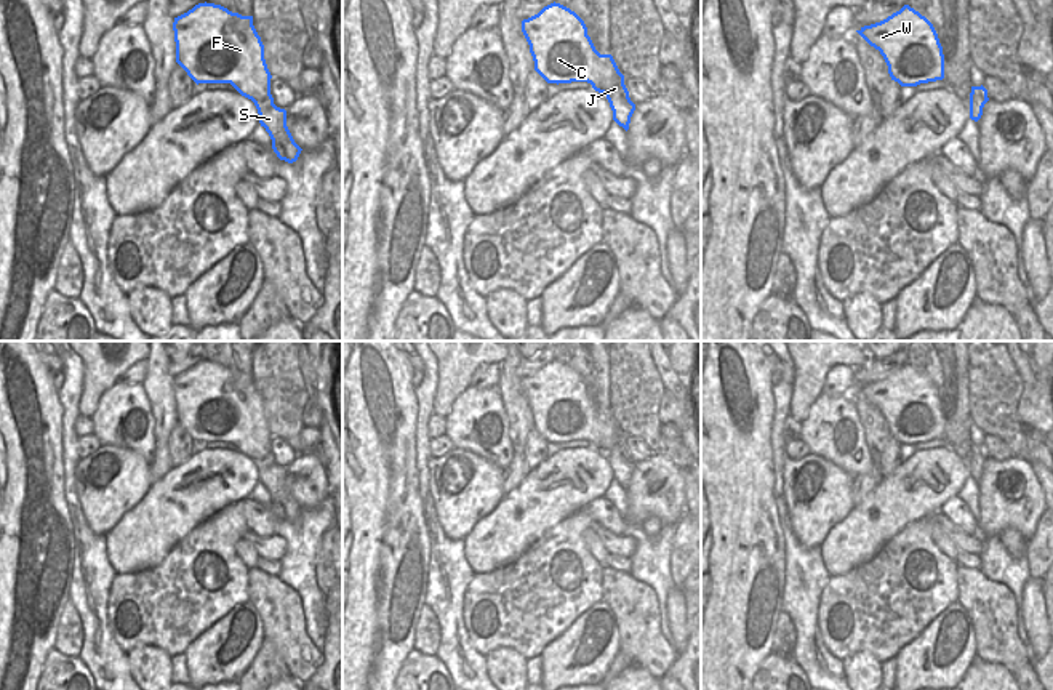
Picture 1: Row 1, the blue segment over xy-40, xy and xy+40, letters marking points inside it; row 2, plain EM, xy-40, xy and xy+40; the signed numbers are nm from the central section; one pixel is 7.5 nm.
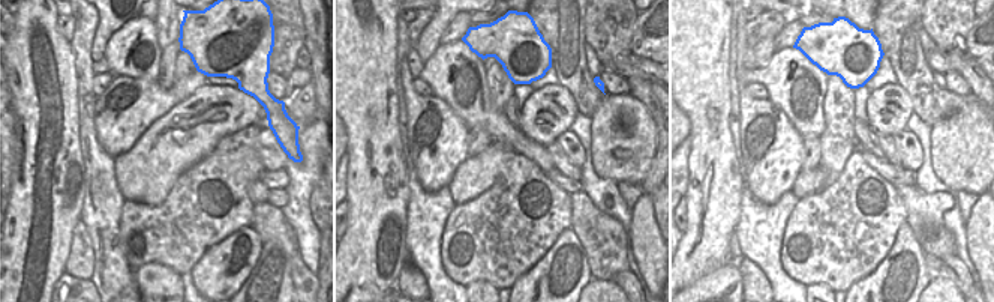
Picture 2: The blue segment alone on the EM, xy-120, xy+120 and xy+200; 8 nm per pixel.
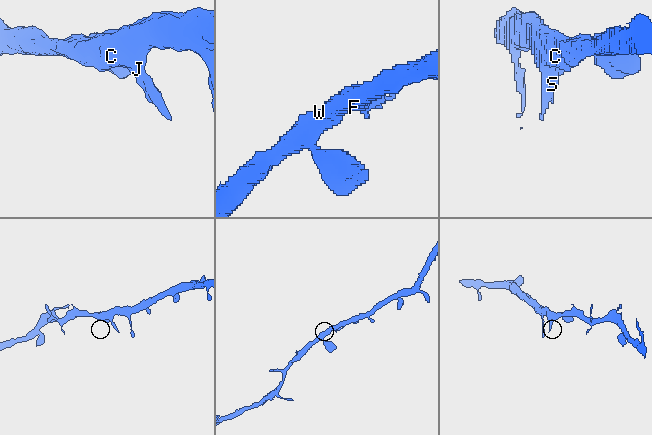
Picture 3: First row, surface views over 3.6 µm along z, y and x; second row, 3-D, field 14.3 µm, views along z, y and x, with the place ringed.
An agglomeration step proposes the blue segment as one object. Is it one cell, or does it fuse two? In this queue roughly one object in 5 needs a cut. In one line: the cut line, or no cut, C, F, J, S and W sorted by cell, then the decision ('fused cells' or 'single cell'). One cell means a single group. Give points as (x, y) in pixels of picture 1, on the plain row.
no cut; C F J S W; single cell

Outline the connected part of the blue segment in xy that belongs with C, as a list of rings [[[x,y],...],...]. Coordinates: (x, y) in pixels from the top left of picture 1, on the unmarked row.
[[[554,360],[523,378],[522,391],[530,403],[535,429],[547,442],[591,442],[607,455],[613,479],[629,488],[635,463],[629,456],[624,434],[611,413],[595,408],[584,379],[575,370]]]

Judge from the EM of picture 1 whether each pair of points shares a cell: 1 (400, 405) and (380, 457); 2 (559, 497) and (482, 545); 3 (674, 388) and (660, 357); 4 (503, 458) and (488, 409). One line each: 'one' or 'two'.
1: one
2: one
3: one
4: one

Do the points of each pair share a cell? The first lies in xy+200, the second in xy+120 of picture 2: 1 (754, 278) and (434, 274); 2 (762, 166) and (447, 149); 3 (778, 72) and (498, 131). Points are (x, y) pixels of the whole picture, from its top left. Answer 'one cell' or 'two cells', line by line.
1: two cells
2: one cell
3: one cell

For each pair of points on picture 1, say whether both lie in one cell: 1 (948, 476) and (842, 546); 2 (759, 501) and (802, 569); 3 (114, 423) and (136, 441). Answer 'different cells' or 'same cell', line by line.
1: same cell
2: different cells
3: same cell

